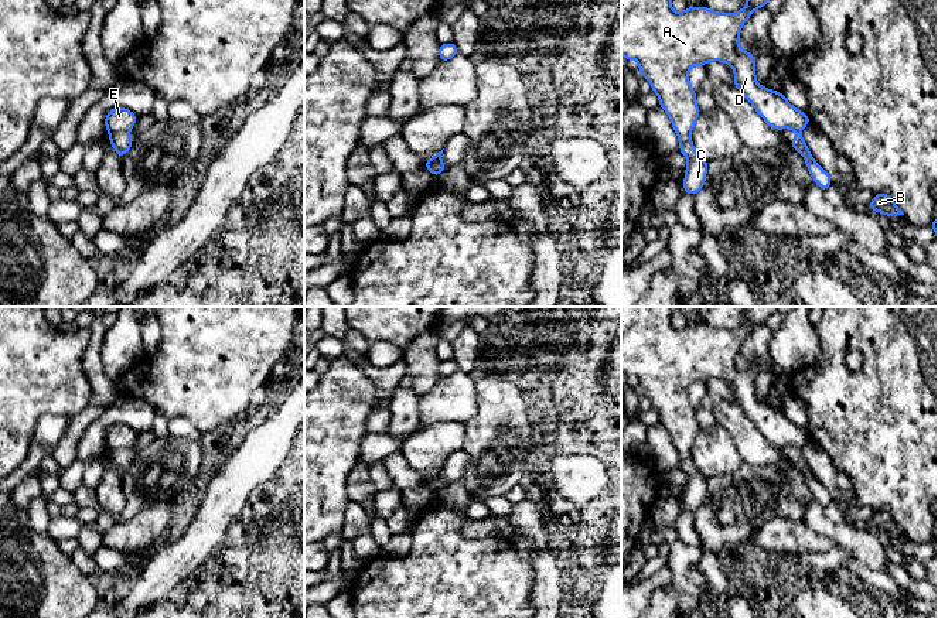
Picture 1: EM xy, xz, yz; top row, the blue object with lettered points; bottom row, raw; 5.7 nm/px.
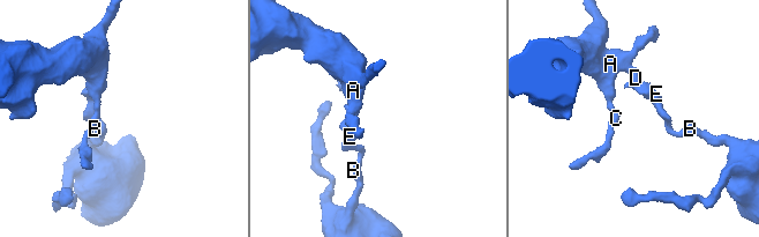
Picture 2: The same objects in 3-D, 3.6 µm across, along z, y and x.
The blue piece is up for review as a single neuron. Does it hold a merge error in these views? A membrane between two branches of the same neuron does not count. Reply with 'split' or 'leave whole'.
split

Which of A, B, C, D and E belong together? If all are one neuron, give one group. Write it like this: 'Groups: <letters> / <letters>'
Groups: A C D E / B

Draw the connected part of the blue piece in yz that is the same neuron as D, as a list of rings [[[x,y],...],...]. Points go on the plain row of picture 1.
[[[621,307],[621,372],[635,376],[639,392],[649,397],[652,407],[659,413],[659,423],[671,436],[679,454],[679,468],[688,475],[683,506],[696,512],[706,499],[709,479],[700,475],[693,464],[690,450],[699,434],[696,409],[690,404],[688,389],[693,382],[706,382],[710,378],[729,380],[734,387],[734,403],[753,421],[765,440],[775,445],[804,447],[809,437],[808,430],[794,424],[782,409],[760,403],[755,393],[755,375],[740,365],[740,346],[748,334],[780,307],[747,307],[747,321],[737,330],[712,328],[706,322],[688,324],[676,330],[671,324],[675,307]]]

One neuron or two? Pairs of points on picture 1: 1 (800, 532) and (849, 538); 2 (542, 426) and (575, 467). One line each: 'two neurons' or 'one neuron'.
1: two neurons
2: two neurons

